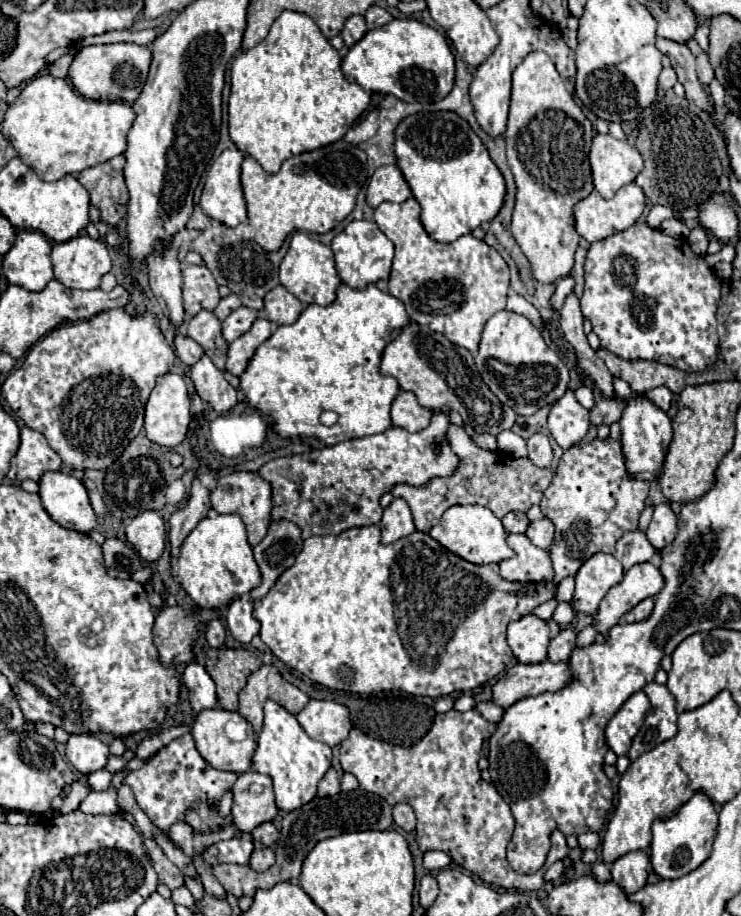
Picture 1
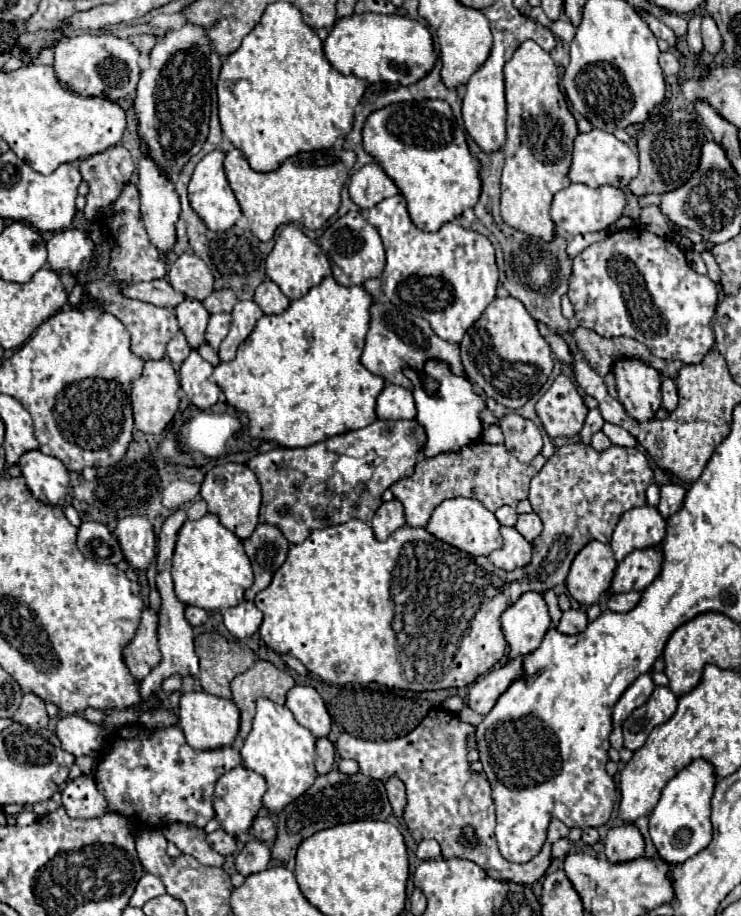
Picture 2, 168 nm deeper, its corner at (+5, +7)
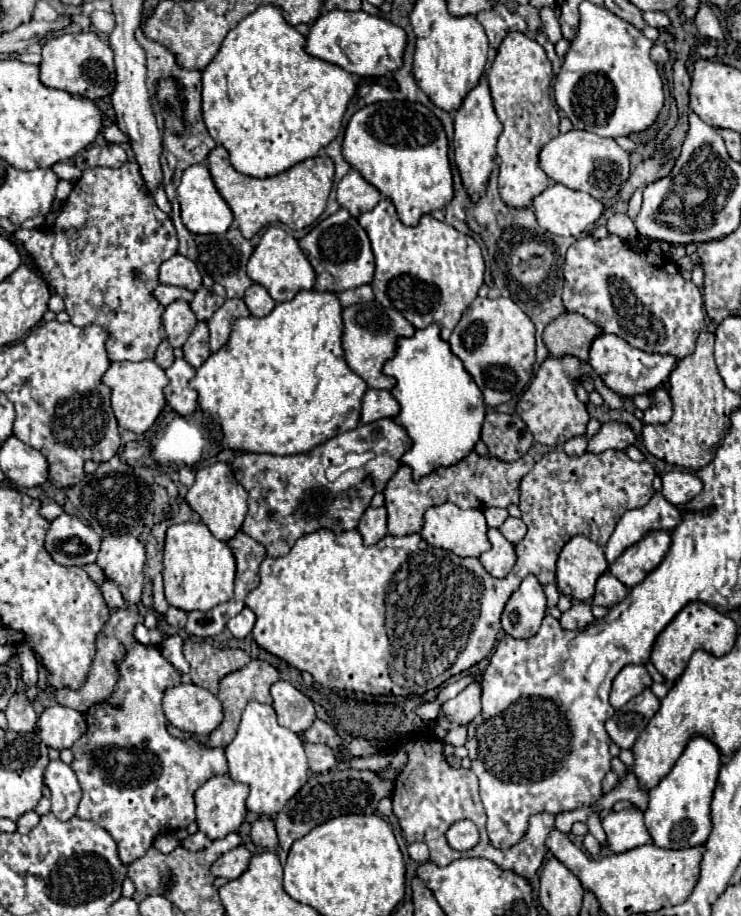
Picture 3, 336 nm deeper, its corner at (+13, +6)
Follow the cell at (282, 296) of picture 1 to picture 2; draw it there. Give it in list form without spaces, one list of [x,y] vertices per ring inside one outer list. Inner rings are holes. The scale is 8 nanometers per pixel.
[[[266,279],[266,281],[262,281],[258,285],[256,295],[254,295],[254,301],[262,307],[262,311],[266,315],[278,315],[278,313],[282,313],[290,305],[288,297],[270,279]]]

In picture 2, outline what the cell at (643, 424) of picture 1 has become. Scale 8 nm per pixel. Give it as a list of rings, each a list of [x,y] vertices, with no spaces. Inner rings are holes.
[[[618,359],[612,365],[620,403],[636,421],[648,421],[660,409],[662,373],[640,359]]]

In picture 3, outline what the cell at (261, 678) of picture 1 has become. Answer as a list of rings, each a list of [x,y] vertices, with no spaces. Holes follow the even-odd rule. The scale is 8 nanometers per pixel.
[[[252,660],[248,666],[224,676],[220,680],[220,692],[218,692],[218,700],[222,702],[224,706],[224,720],[222,724],[210,734],[210,746],[228,746],[228,742],[232,742],[232,738],[236,736],[236,730],[238,730],[238,724],[240,724],[240,716],[244,712],[244,706],[250,702],[250,700],[256,700],[256,702],[262,702],[262,704],[270,704],[272,702],[272,696],[270,696],[270,686],[274,682],[280,680],[280,674],[274,666],[270,666],[268,662],[262,662],[262,660]]]

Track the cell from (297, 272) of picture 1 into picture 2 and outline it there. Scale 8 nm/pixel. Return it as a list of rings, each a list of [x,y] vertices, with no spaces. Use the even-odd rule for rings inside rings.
[[[286,225],[280,231],[276,245],[266,259],[266,275],[280,287],[280,291],[290,301],[294,301],[294,299],[300,299],[302,295],[306,295],[310,291],[310,287],[318,285],[324,277],[332,275],[332,269],[330,269],[326,255],[322,253],[322,249],[310,237],[306,237],[298,227]]]

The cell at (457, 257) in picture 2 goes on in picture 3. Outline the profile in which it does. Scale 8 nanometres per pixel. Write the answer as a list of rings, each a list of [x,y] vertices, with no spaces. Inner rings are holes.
[[[382,198],[374,210],[364,212],[358,222],[368,232],[374,250],[372,288],[376,300],[386,308],[392,306],[400,310],[418,330],[428,324],[438,324],[440,338],[448,342],[462,312],[484,284],[484,258],[476,240],[446,222],[438,222],[430,214],[422,218],[420,226],[404,226],[388,198]]]

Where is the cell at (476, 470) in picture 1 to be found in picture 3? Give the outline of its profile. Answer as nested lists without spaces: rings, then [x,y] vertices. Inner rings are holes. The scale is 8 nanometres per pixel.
[[[472,450],[460,462],[452,466],[440,466],[432,474],[420,478],[418,482],[412,478],[410,466],[400,466],[400,470],[388,480],[384,488],[386,510],[388,510],[388,534],[406,536],[422,530],[424,512],[430,506],[438,506],[444,502],[454,502],[460,508],[476,508],[486,510],[490,506],[508,508],[510,504],[518,504],[518,486],[524,474],[534,468],[534,458],[526,454],[516,462],[504,462],[496,456],[480,456]]]

